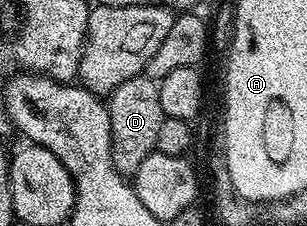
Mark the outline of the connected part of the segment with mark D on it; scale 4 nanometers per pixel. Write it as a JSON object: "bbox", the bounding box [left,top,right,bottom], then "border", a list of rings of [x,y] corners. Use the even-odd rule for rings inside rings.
{"bbox":[108,73,164,177],"border":[[[143,73],[124,81],[124,85],[111,91],[108,96],[108,106],[110,108],[110,144],[112,145],[114,168],[122,175],[130,177],[133,176],[136,169],[140,169],[140,161],[144,161],[144,157],[148,157],[156,150],[156,137],[160,134],[160,125],[164,118],[160,109],[160,89],[155,80]]]}

